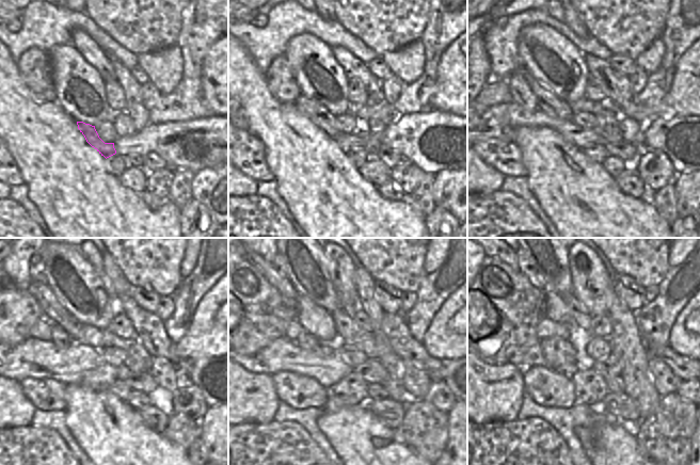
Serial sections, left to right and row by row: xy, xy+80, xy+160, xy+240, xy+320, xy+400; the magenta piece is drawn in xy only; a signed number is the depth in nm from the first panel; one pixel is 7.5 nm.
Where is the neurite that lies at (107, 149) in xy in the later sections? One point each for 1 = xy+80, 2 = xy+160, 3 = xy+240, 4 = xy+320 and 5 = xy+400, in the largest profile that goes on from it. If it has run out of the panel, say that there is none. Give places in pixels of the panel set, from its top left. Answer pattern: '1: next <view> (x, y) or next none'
1: next xy+80 (317, 113)
2: next xy+160 (546, 101)
3: next xy+240 (52, 309)
4: next xy+320 (280, 282)
5: next xy+400 (511, 259)

